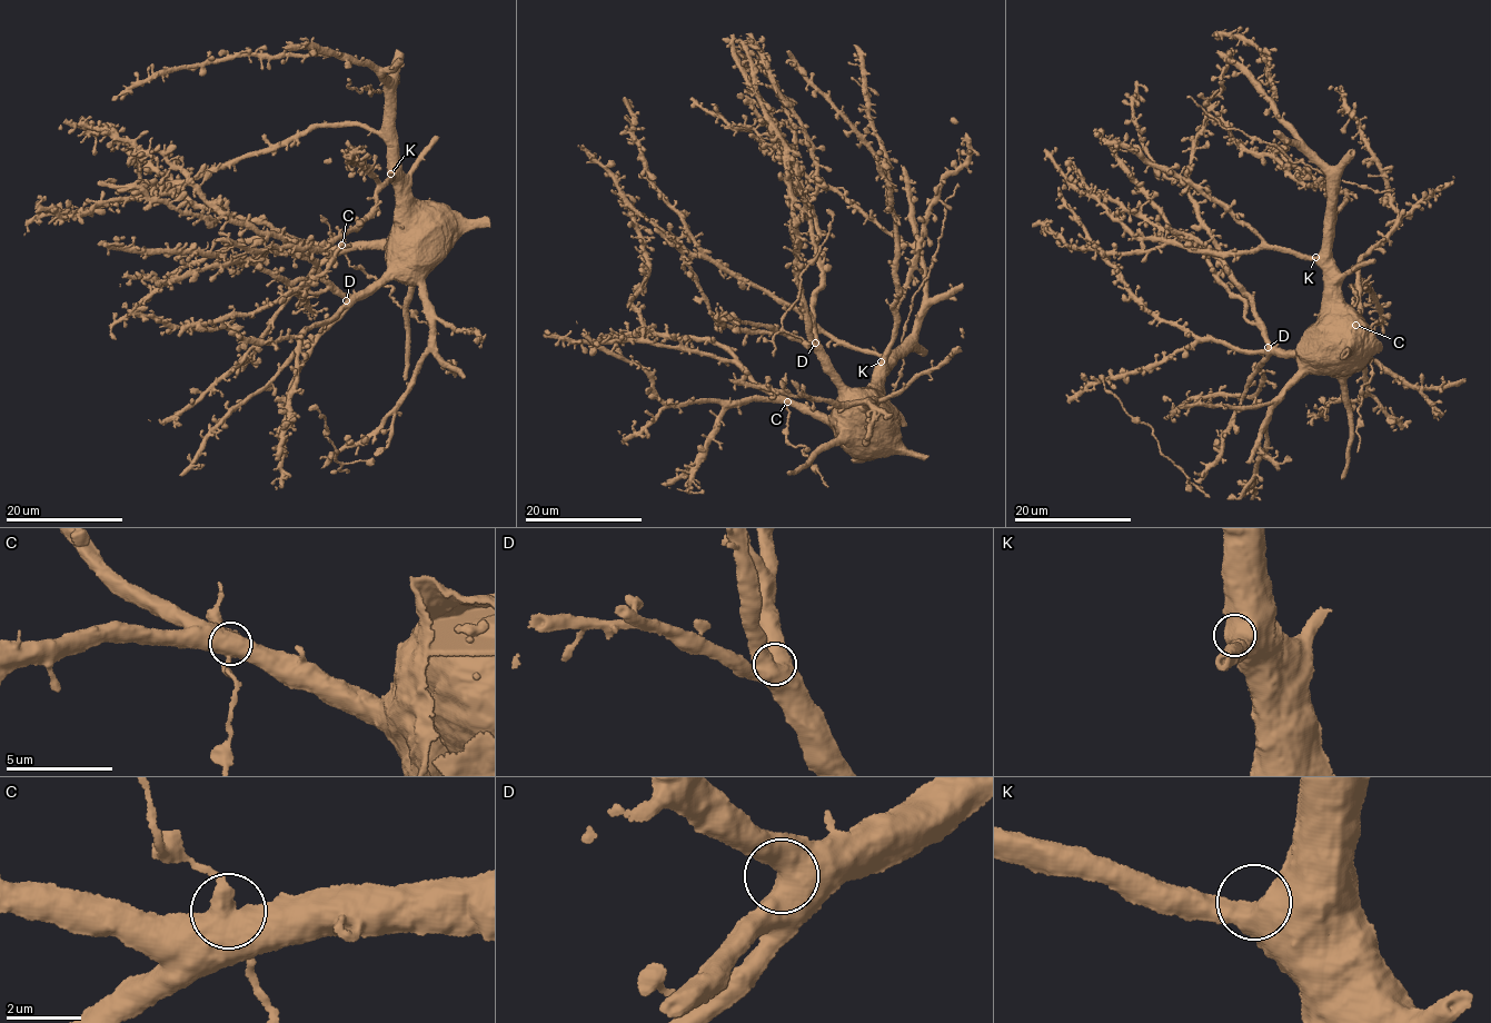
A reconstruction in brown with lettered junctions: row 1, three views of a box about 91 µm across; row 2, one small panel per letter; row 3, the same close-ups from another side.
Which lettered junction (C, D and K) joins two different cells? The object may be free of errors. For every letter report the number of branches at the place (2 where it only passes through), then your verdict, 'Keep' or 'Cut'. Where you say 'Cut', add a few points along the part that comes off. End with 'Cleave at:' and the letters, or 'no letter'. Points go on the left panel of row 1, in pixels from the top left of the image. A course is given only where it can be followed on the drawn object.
C: Branches: 2. Keep
D: Branches: 2. Keep
K: Branches: 2. Keep
Cleave at: no letter

